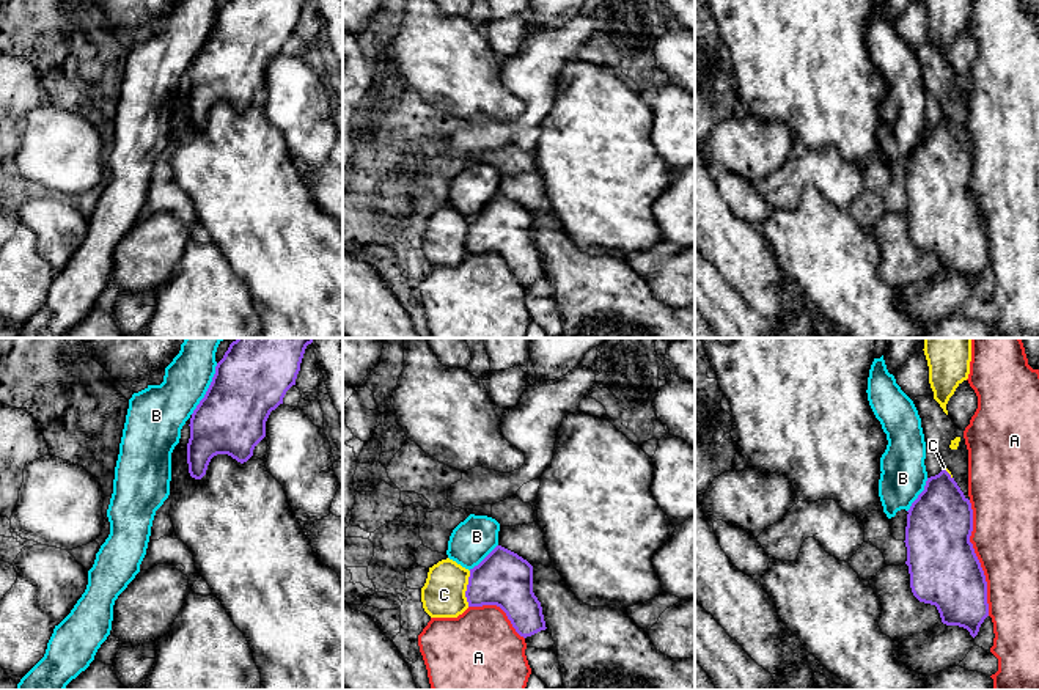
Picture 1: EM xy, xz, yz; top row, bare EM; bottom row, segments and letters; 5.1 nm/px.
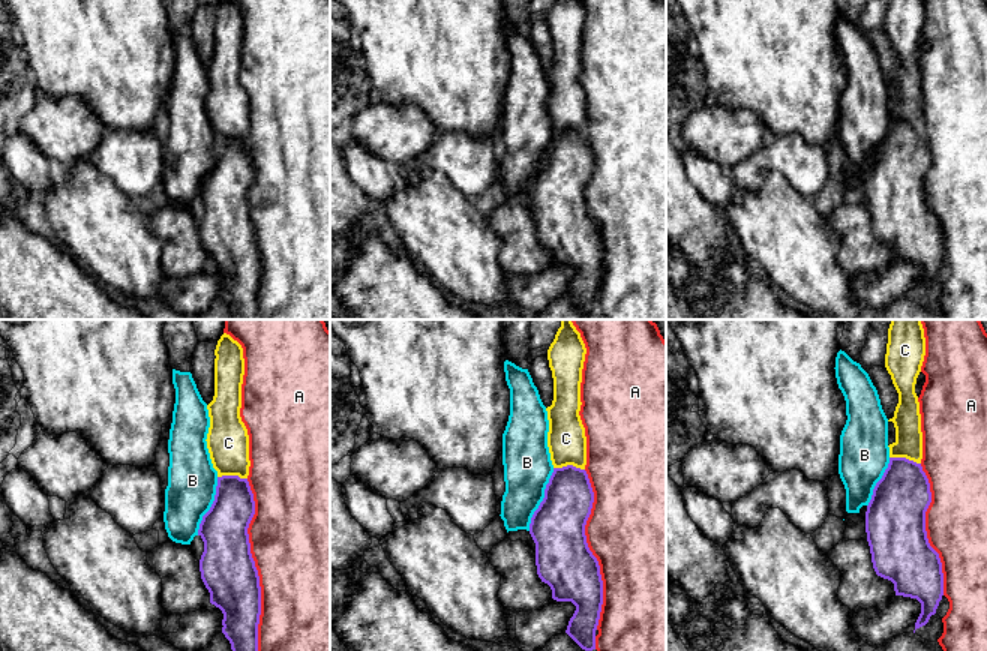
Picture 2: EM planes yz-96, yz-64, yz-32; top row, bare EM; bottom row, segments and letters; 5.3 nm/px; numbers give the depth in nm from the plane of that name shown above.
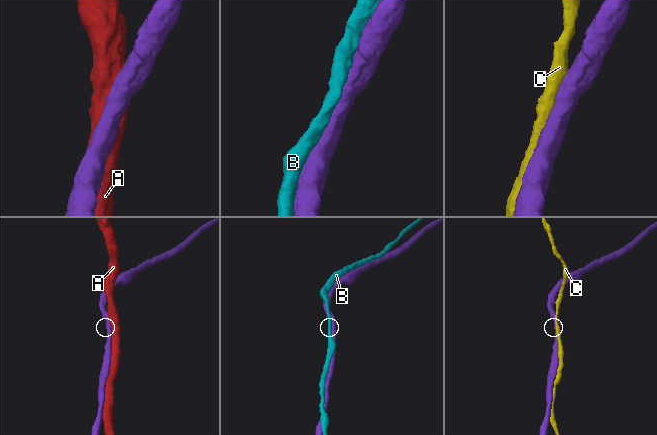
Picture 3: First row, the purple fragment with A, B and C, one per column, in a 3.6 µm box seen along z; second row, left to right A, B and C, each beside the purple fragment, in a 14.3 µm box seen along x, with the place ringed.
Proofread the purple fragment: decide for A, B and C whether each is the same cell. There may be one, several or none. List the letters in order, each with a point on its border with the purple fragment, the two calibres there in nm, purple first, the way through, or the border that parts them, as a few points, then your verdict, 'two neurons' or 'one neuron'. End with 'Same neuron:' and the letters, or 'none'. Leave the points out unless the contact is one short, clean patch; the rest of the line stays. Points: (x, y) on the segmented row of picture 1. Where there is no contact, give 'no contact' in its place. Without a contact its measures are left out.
A: yz (976, 558) | 360/340 nm | two neurons
B: xy (208, 389) | 380/260 nm | one neuron
C: xz (467, 588) | 280/220 nm | two neurons
Same neuron: B

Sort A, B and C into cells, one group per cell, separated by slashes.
A C / B

